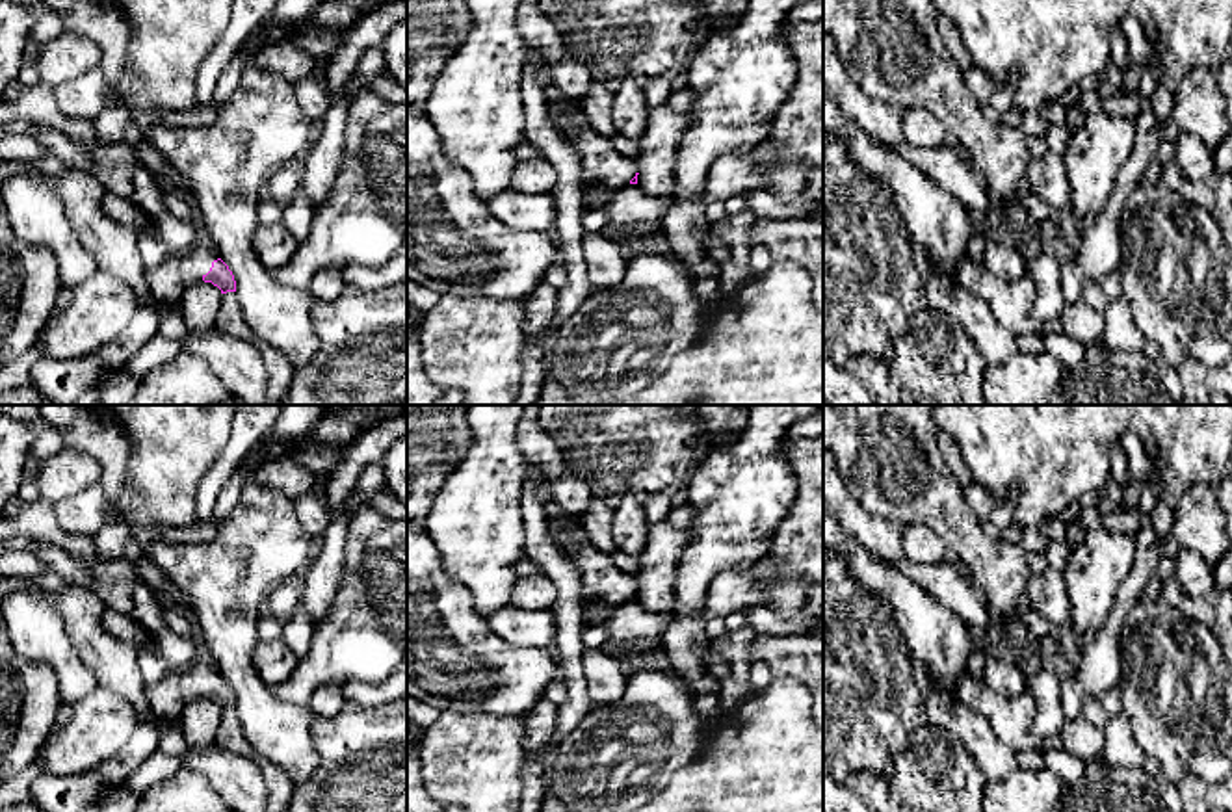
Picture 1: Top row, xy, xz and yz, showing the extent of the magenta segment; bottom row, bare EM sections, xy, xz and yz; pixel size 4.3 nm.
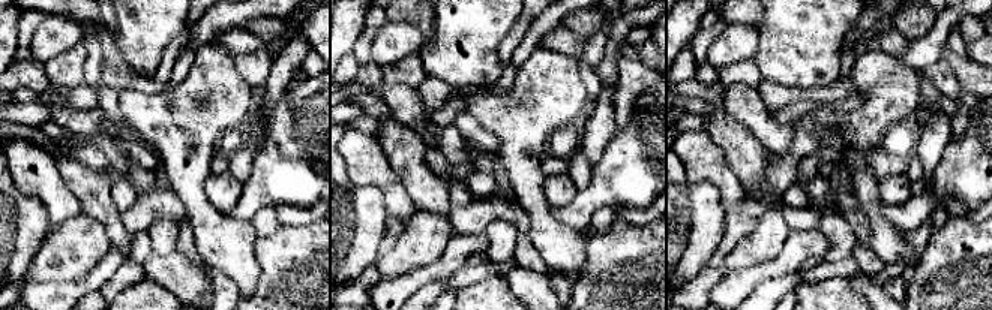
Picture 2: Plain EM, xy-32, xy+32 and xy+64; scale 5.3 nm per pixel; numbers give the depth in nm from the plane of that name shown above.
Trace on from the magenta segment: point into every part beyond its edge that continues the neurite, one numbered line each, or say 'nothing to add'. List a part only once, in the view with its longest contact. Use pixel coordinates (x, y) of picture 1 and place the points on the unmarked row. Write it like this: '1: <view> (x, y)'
1: xy (181, 686)

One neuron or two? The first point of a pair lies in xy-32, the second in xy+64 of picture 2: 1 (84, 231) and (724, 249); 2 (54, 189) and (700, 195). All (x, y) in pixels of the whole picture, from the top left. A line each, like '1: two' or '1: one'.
1: two
2: two

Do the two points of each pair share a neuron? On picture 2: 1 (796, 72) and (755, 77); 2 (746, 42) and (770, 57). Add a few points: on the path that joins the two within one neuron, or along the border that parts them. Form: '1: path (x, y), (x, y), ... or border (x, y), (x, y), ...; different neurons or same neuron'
1: border (754, 57), (763, 78); different neurons
2: border (758, 29), (758, 50), (752, 57); different neurons

